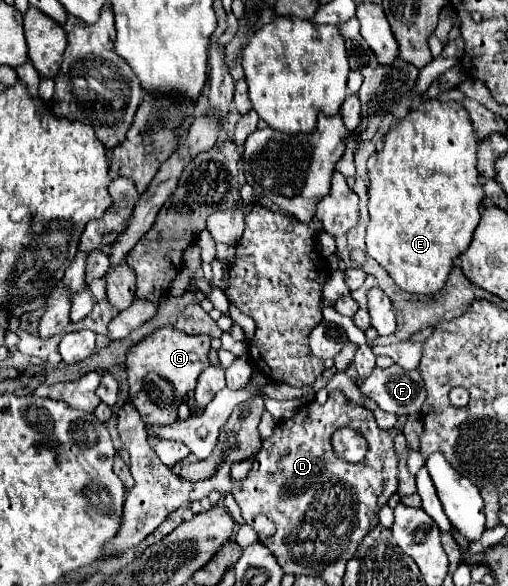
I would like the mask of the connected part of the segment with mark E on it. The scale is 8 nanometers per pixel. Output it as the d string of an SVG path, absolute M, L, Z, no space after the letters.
M424 101L424 103L420 103L418 109L410 111L406 119L400 119L392 125L390 133L384 139L384 147L378 151L376 165L368 171L368 175L370 175L370 203L368 203L370 225L366 231L368 255L374 257L388 271L388 275L394 279L394 283L410 295L428 295L430 297L430 295L440 293L440 289L446 285L446 281L454 269L456 257L460 257L468 249L468 243L472 243L472 233L474 233L478 219L480 219L480 203L484 199L484 191L482 191L482 185L478 181L478 171L476 171L476 143L478 143L478 139L476 139L476 133L472 129L468 111L460 103L456 103L456 101L448 101L448 103Z

